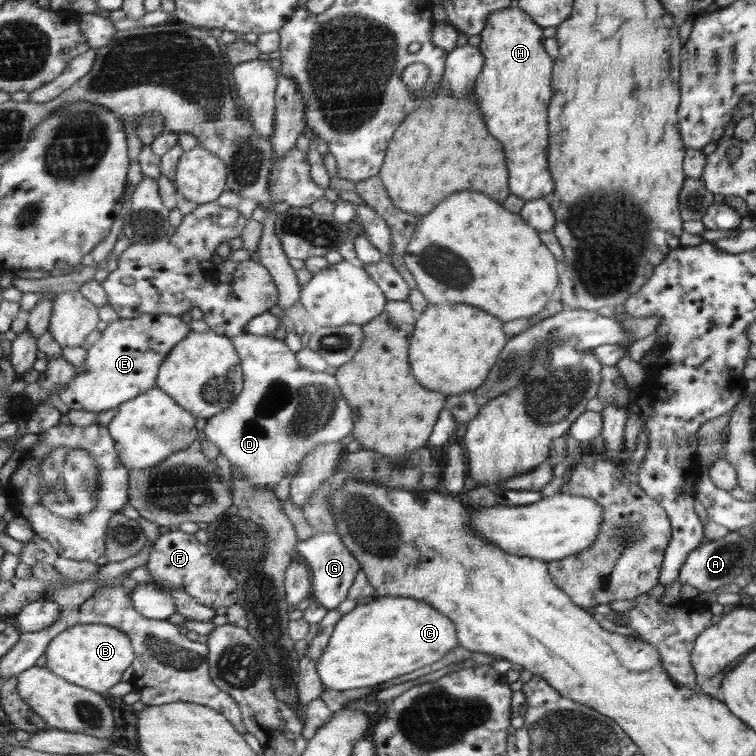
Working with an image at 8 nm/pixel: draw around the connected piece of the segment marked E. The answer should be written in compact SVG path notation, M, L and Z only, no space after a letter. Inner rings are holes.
M149 314L149 315L142 315L138 318L130 318L130 319L120 319L119 321L109 323L107 329L103 331L102 339L90 348L90 351L87 354L86 363L82 365L82 367L78 368L78 377L74 377L72 379L72 383L68 383L68 385L58 385L56 383L52 383L49 380L46 380L43 384L42 381L39 382L37 380L34 383L26 383L25 389L20 394L12 394L10 392L10 389L6 391L7 398L9 400L9 406L10 411L13 412L32 412L35 411L37 407L42 406L42 404L46 404L46 402L52 402L52 396L56 394L56 396L60 396L60 400L65 402L72 410L87 410L88 412L96 412L101 413L104 412L104 410L112 410L112 408L119 408L121 404L124 404L126 402L129 402L130 400L134 400L137 396L140 396L142 394L145 394L145 392L150 391L154 386L157 386L159 375L161 372L161 368L163 363L165 362L165 359L168 359L172 352L174 351L174 348L178 347L178 344L181 344L182 342L186 341L189 338L189 335L192 332L191 326L188 326L184 320L180 316L172 316L172 314Z

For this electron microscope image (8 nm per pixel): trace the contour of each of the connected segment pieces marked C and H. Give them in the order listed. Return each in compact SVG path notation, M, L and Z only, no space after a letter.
M401 596L380 597L356 605L354 610L342 615L315 669L325 690L372 688L396 676L427 667L456 646L458 636L454 622L430 604Z
M520 7L502 8L492 12L486 18L486 26L480 32L481 42L478 47L485 56L485 66L478 76L473 90L478 96L478 104L482 104L482 112L486 112L486 124L490 124L490 132L506 144L506 152L510 152L510 192L525 202L545 199L554 192L554 179L548 170L548 102L552 98L552 58L545 51L542 27L535 22L529 13Z

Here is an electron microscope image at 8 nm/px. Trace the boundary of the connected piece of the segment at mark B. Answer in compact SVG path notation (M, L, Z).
M82 624L70 627L59 634L46 651L47 667L52 672L98 693L108 692L118 682L122 682L124 672L133 666L137 659L132 637L126 631L109 624Z

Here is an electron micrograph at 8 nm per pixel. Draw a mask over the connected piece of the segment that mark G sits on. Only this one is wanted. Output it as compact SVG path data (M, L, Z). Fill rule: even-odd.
M317 532L309 540L302 540L298 544L298 553L310 564L313 572L311 579L311 598L320 603L324 608L336 609L340 602L346 600L350 586L356 580L356 574L360 572L361 566L346 545L340 540L340 535L336 532Z

